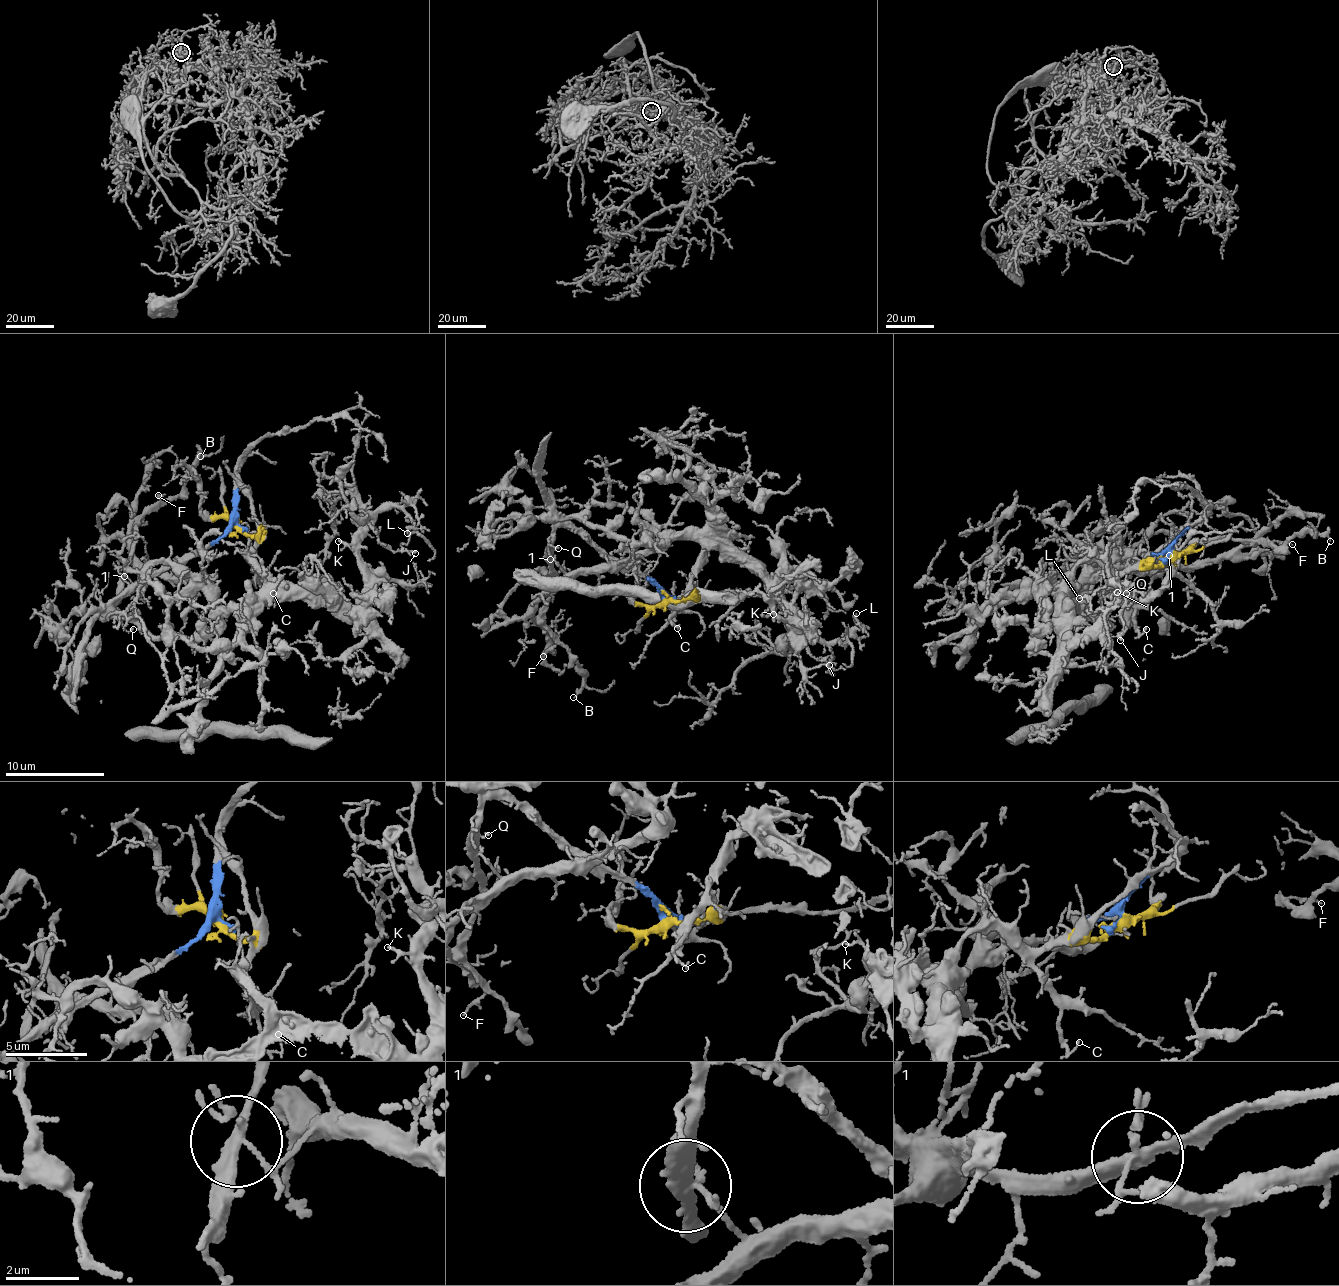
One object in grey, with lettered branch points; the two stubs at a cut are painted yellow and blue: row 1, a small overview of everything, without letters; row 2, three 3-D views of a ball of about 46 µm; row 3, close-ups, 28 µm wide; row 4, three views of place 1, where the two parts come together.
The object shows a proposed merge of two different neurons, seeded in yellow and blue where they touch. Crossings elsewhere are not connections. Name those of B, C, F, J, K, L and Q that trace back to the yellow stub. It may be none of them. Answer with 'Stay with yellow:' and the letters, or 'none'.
Stay with yellow: C, J, K, L

